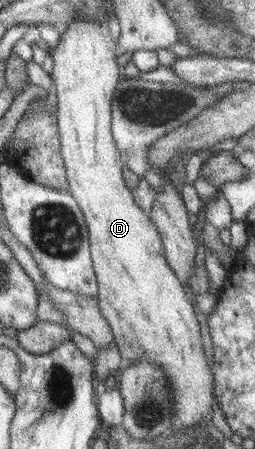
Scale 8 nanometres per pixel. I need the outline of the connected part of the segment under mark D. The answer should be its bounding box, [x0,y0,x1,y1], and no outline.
[51,19,212,429]

